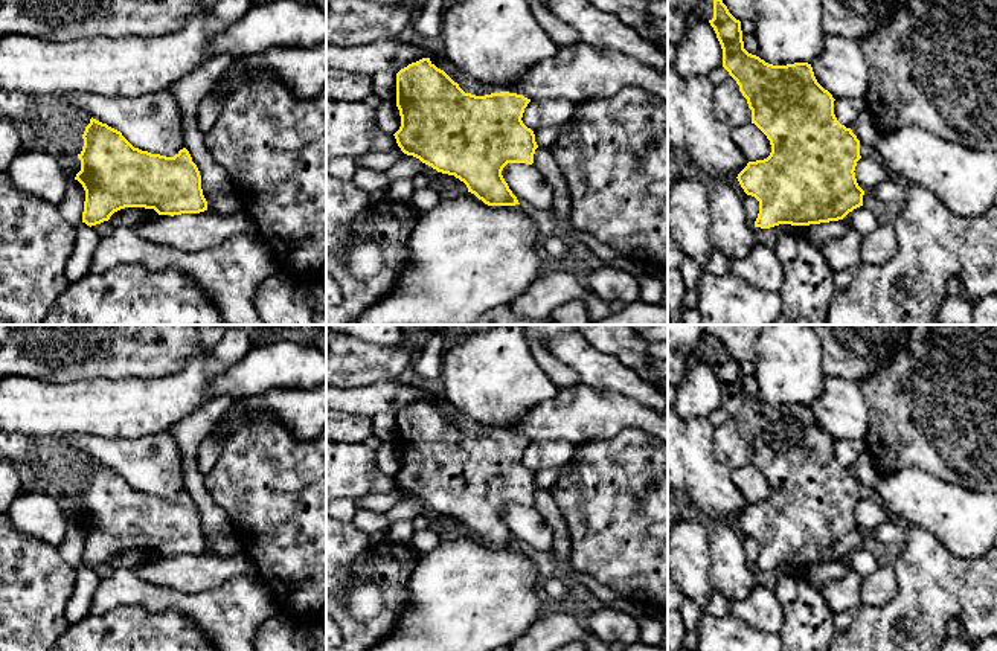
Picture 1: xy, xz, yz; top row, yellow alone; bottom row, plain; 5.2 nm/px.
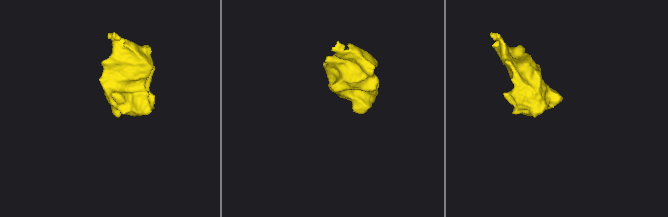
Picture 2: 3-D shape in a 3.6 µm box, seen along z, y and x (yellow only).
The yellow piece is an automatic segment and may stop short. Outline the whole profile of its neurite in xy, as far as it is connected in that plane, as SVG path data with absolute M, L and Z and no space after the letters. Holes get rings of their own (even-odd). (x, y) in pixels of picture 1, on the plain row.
M90 460L82 476L84 488L78 495L81 512L76 515L85 532L82 564L96 567L125 549L154 550L159 556L200 555L207 552L201 517L186 489L174 499L151 495L134 489L120 473Z

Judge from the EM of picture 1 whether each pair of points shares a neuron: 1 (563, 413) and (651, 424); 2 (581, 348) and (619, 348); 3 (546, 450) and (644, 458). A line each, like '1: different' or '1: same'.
1: same
2: different
3: different

